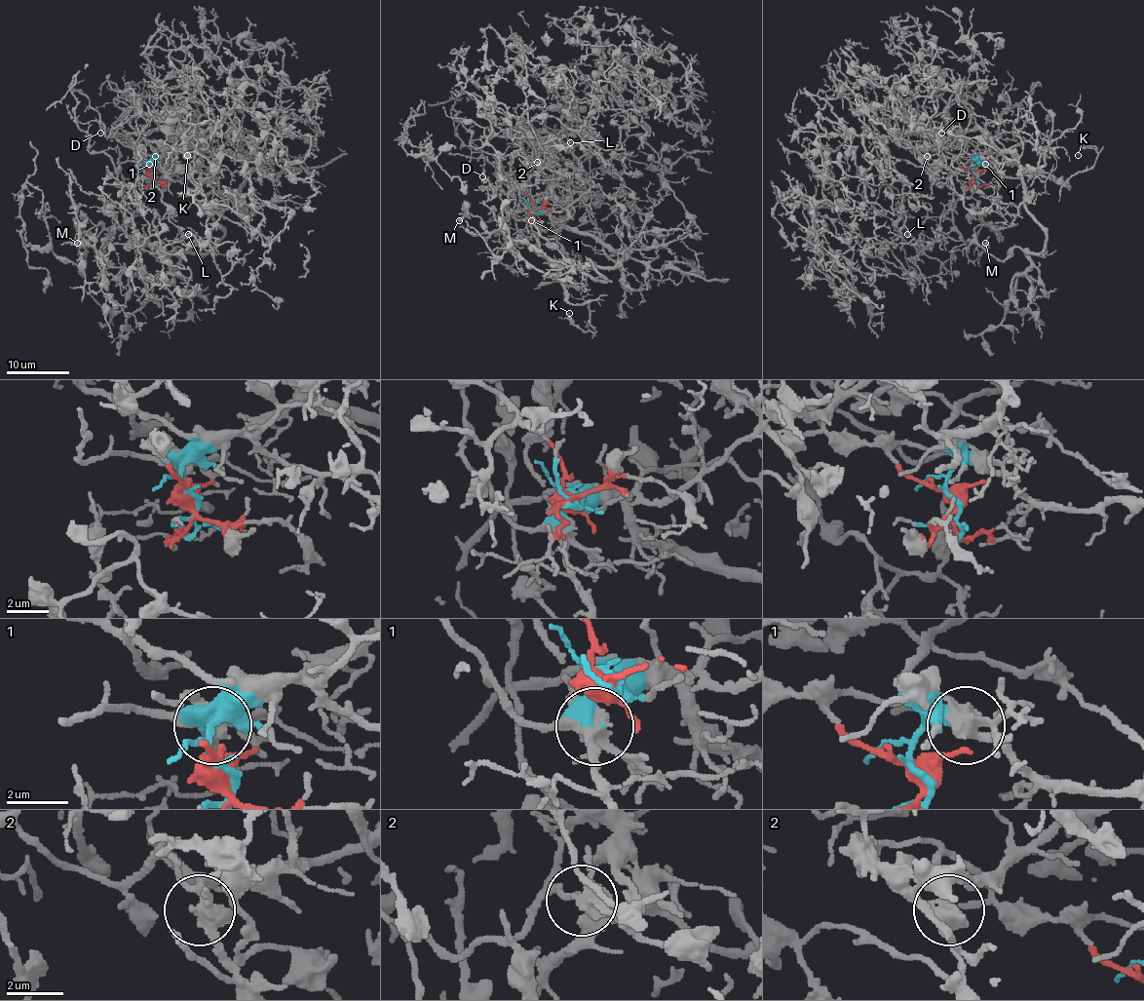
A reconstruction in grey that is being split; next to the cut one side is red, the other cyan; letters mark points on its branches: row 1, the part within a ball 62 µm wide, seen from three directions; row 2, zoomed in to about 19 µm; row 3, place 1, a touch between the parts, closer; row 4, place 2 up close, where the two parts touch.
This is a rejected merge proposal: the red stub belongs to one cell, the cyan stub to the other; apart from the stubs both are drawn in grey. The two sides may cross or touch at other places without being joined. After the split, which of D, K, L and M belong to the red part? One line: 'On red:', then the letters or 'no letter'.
On red: D, L, M

